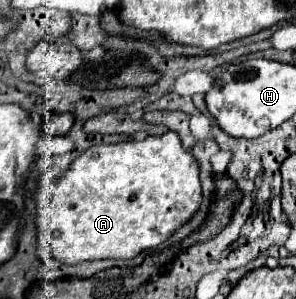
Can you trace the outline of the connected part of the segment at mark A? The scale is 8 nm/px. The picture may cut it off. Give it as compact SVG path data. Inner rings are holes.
M167 131L159 137L147 137L143 141L123 141L123 143L115 143L115 145L97 145L97 147L89 147L81 157L77 157L71 165L71 169L55 179L55 181L47 181L45 177L41 179L39 183L39 253L41 253L41 259L47 261L47 255L61 261L61 263L67 263L67 265L79 265L83 261L97 261L97 259L135 259L139 253L143 253L145 249L155 249L159 247L161 243L165 243L167 239L171 239L179 227L183 227L185 223L189 223L195 213L199 211L201 207L201 181L199 181L199 175L201 175L201 169L199 169L199 163L195 163L195 157L181 145L181 139L175 131Z

